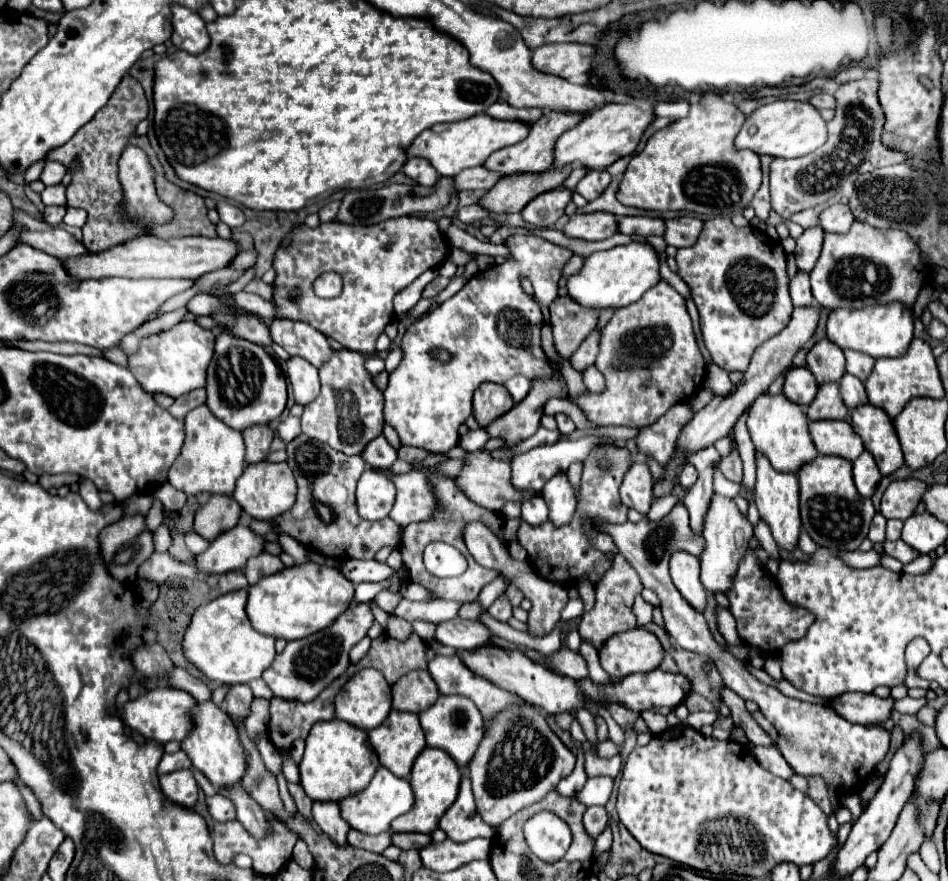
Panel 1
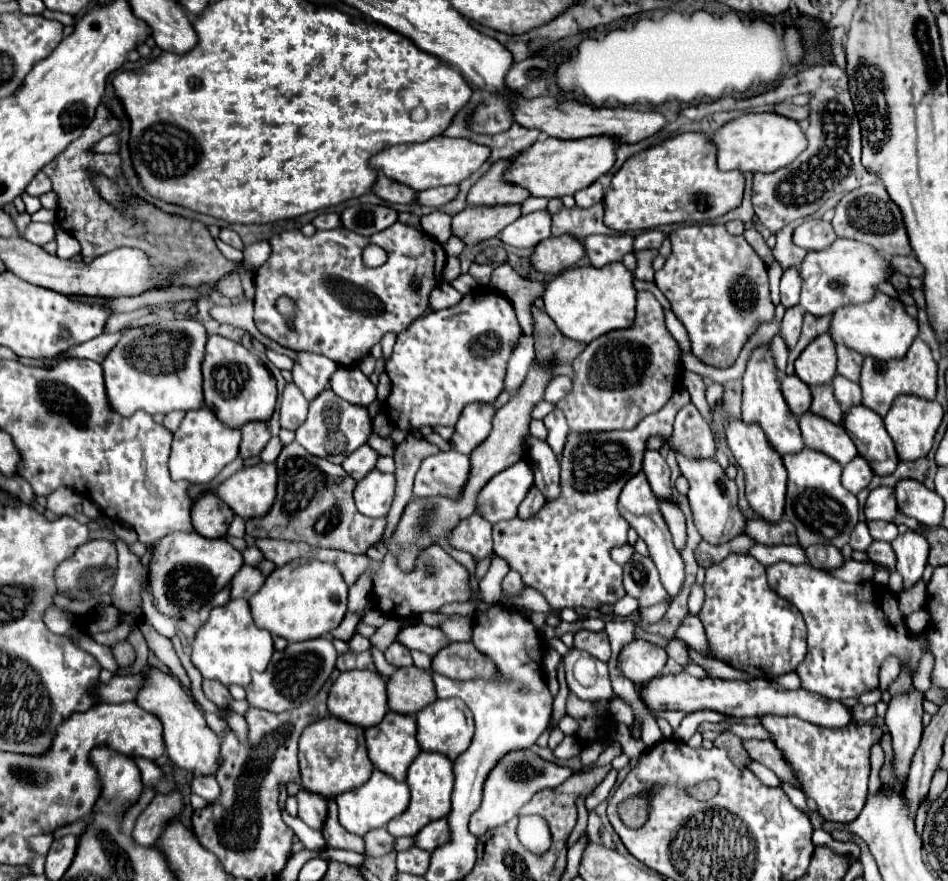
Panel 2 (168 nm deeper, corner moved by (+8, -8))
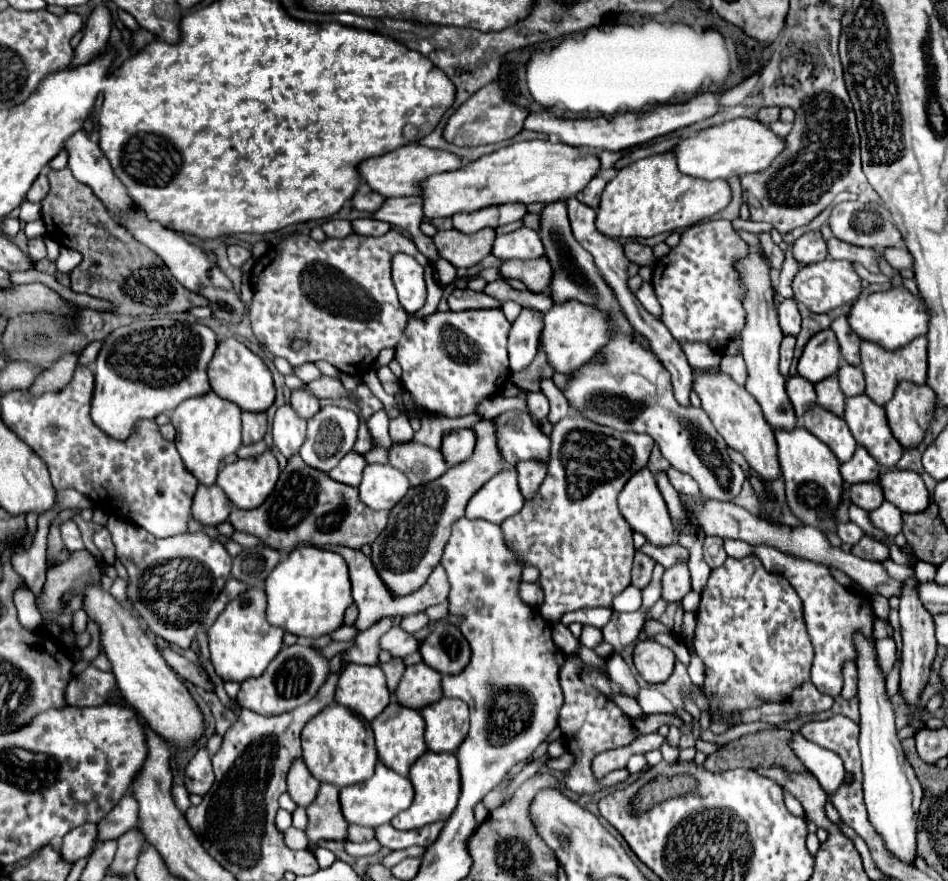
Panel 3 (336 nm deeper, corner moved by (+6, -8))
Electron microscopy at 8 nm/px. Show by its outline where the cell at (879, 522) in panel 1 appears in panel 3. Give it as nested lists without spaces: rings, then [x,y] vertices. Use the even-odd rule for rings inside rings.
[[[842,522],[842,524],[838,524],[838,536],[840,536],[842,542],[858,544],[858,540],[864,536],[864,532],[862,532],[862,528],[856,526],[854,522],[846,522],[846,524]]]

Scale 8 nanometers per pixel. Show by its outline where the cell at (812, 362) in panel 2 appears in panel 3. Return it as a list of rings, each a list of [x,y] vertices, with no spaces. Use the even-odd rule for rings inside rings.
[[[828,328],[812,336],[798,360],[798,374],[812,384],[836,374],[840,368],[840,350],[834,332]]]

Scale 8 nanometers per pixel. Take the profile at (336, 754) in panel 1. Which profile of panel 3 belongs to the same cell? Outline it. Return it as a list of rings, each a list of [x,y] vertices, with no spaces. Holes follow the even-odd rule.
[[[330,704],[330,708],[306,722],[302,730],[302,750],[302,760],[310,774],[320,782],[334,784],[338,788],[366,782],[378,764],[370,724],[338,704]]]

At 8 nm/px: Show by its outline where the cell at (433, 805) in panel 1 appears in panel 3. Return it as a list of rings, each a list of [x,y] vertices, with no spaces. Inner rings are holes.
[[[428,750],[412,764],[408,778],[414,784],[416,796],[412,806],[400,812],[398,816],[394,816],[394,820],[390,822],[396,830],[416,830],[430,822],[438,822],[438,820],[444,822],[454,812],[460,796],[460,774],[458,774],[456,754],[436,754]]]

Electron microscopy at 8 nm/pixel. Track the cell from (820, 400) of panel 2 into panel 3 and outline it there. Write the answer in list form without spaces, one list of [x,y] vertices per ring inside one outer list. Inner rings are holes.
[[[830,376],[818,384],[814,384],[816,388],[816,394],[818,394],[818,404],[830,412],[834,412],[836,416],[844,416],[844,402],[846,402],[846,396],[844,392],[840,390],[838,386],[838,378],[836,376]]]

